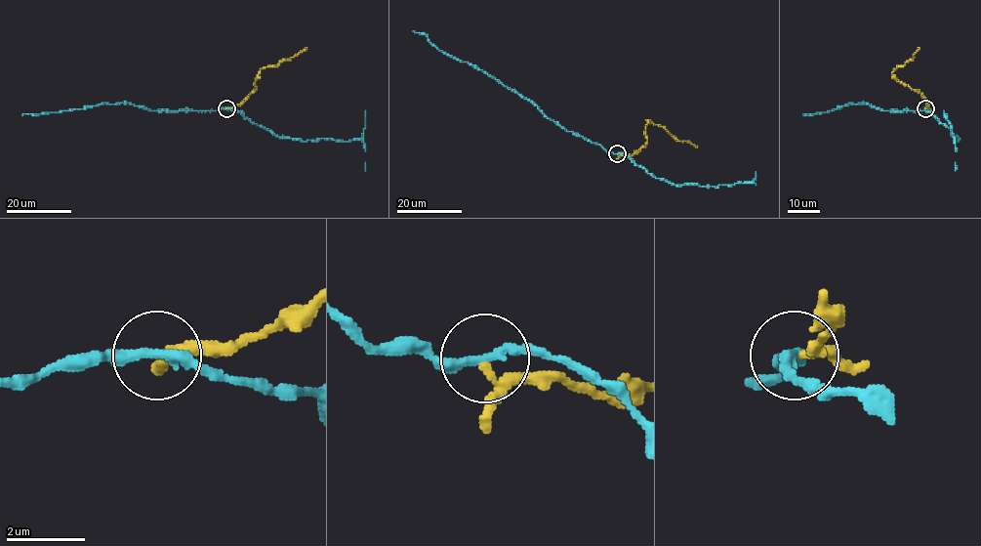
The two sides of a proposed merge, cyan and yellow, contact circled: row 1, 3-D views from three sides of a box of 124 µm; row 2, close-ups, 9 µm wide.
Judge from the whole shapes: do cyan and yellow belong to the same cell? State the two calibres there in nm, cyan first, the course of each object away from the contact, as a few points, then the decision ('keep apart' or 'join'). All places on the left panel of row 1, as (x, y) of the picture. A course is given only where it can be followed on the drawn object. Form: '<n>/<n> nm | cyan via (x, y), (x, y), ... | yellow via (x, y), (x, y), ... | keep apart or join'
240/200 nm | cyan via (227, 108), (157, 111), (128, 103), (102, 103), (21, 115) | yellow via (227, 108), (241, 104), (256, 90), (256, 78), (262, 68), (275, 66), (307, 48) | keep apart

